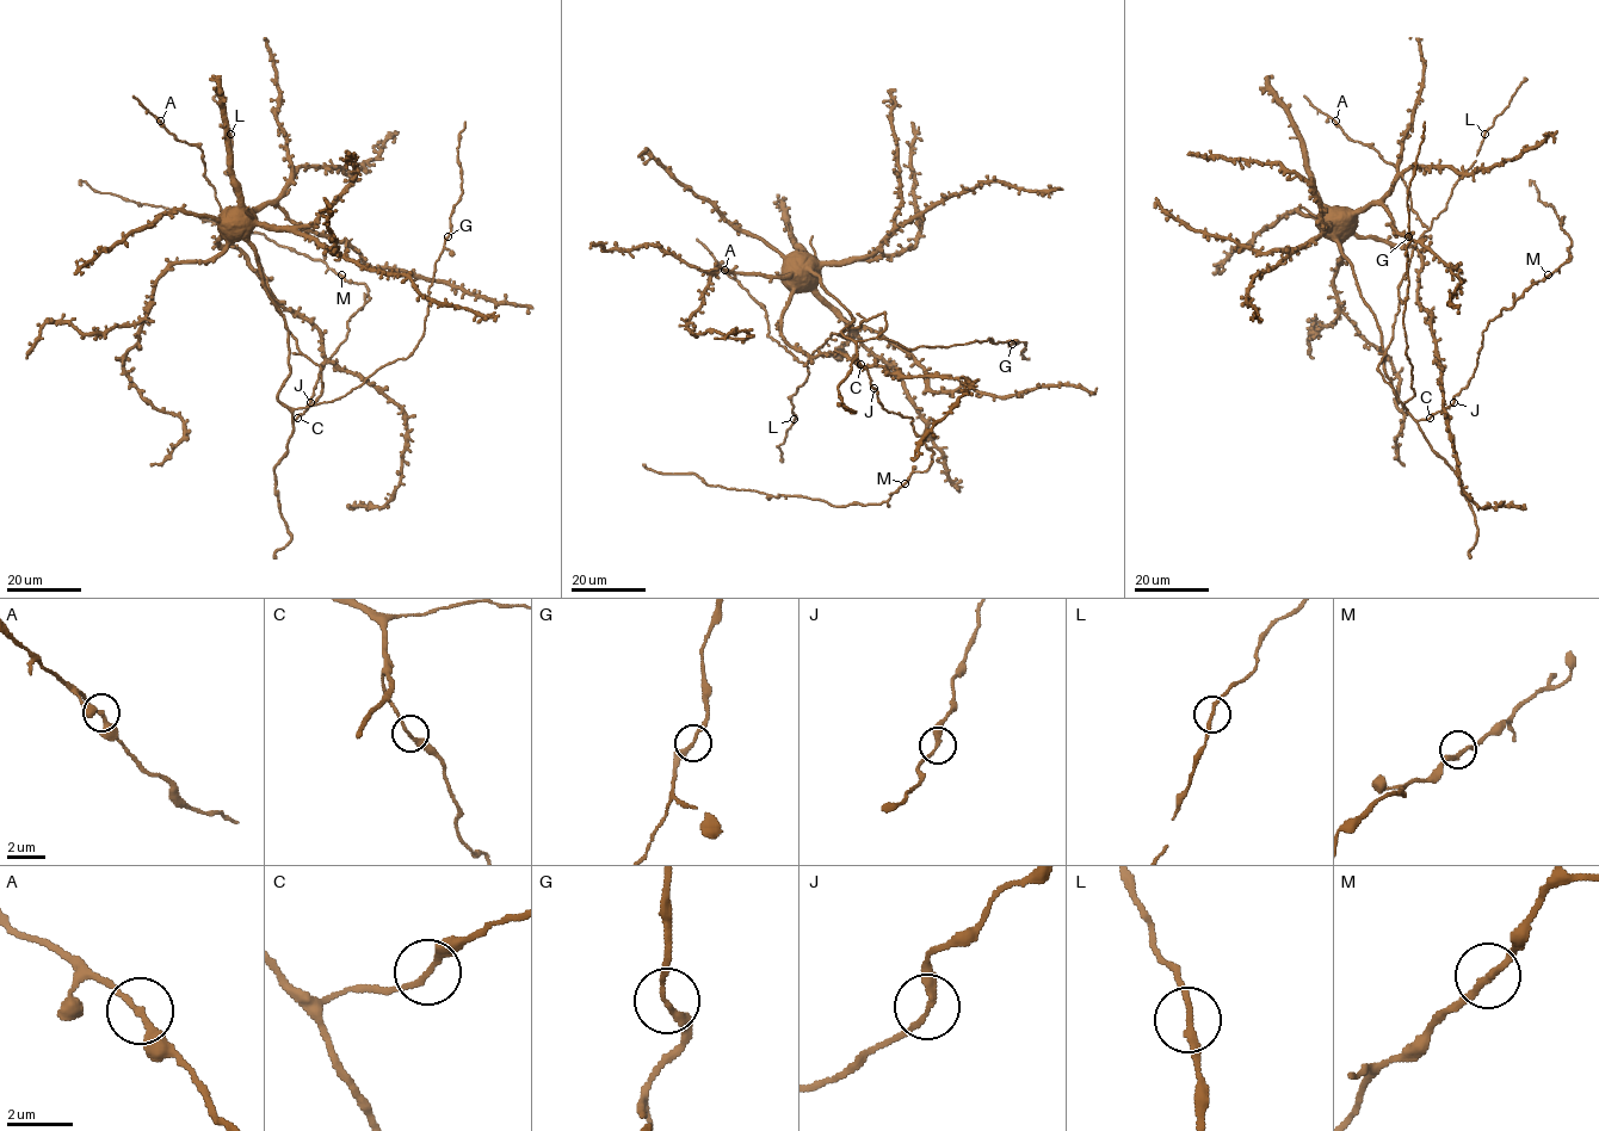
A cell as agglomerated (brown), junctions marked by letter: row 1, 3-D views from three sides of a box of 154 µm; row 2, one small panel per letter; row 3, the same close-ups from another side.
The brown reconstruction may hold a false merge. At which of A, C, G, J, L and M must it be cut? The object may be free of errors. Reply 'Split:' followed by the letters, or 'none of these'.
Split: none of these

